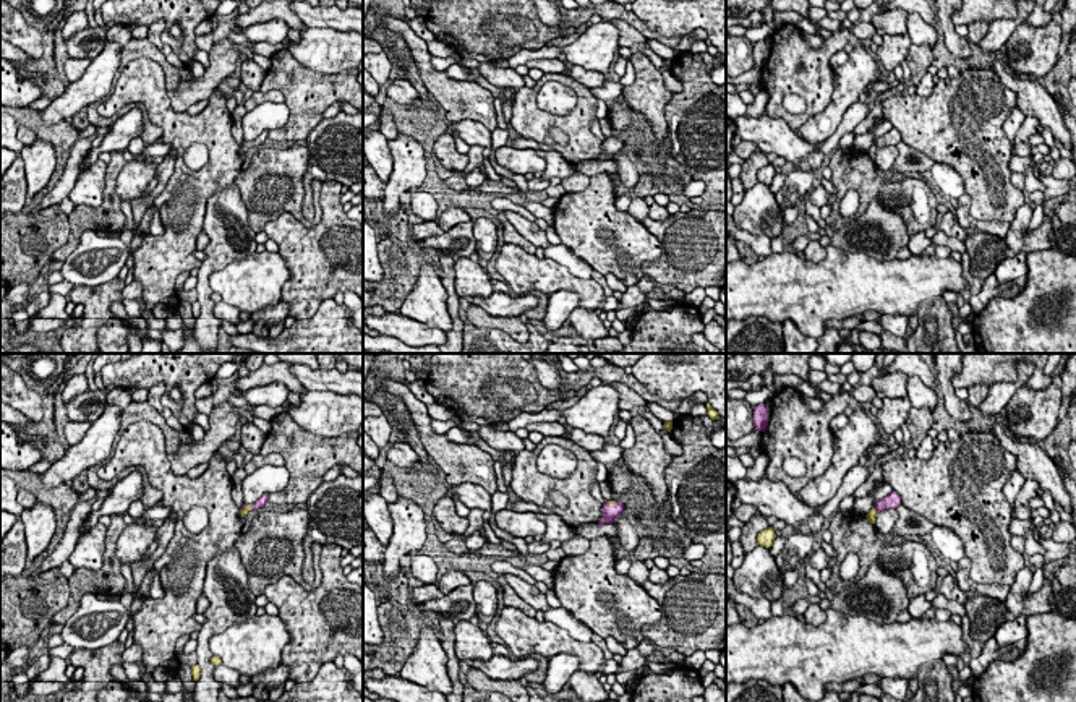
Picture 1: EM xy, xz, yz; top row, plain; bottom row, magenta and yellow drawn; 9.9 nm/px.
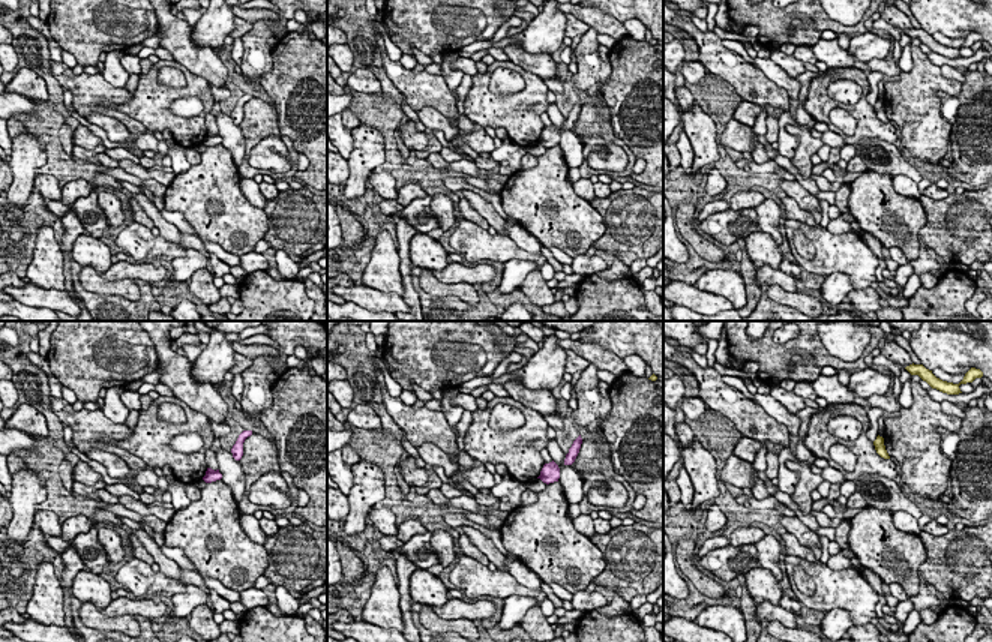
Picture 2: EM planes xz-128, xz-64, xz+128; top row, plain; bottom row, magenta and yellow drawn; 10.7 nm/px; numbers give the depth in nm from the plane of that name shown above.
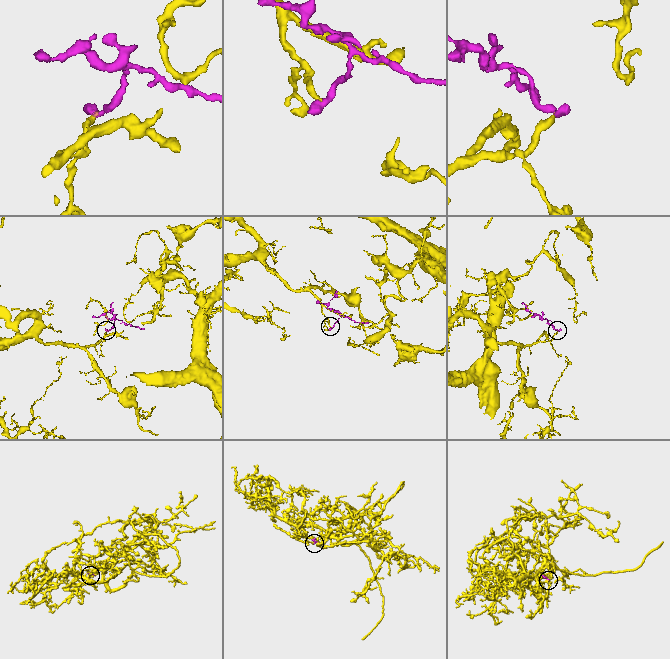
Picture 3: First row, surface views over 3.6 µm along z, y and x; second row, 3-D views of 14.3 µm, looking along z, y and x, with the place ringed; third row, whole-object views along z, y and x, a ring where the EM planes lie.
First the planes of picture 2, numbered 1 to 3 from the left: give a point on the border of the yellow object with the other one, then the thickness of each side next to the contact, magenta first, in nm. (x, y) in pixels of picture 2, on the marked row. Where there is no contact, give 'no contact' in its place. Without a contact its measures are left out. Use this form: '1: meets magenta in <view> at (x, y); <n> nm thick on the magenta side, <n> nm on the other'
1: no contact
2: no contact
3: no contact

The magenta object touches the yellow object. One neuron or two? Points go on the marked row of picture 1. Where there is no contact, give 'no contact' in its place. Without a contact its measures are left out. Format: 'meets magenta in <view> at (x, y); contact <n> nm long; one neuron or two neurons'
meets magenta in xz at (611, 506); contact 130 nm long; one neuron

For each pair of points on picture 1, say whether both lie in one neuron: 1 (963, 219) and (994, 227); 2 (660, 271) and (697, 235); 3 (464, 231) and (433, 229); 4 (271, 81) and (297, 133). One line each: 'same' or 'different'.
1: same
2: same
3: different
4: same

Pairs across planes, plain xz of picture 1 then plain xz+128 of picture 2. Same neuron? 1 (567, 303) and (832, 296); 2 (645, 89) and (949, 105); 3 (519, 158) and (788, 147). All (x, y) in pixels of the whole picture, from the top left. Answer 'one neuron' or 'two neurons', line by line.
1: one neuron
2: two neurons
3: two neurons

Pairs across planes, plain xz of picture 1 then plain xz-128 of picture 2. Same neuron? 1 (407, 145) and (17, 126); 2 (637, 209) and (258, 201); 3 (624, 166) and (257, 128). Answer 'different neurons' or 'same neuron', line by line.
1: different neurons
2: same neuron
3: different neurons

